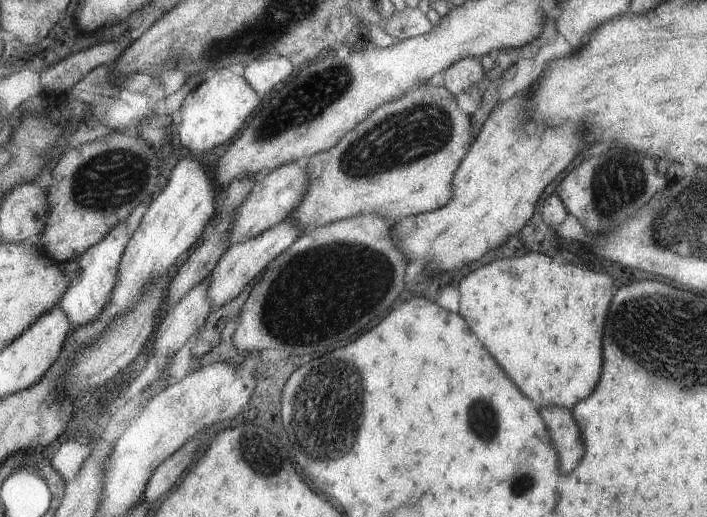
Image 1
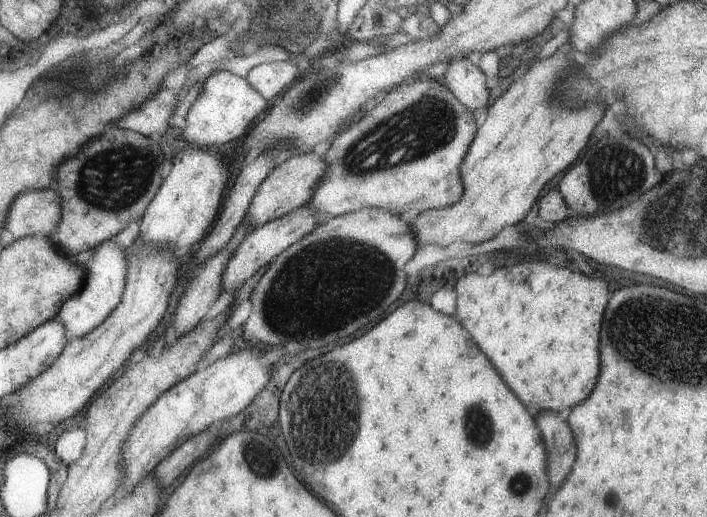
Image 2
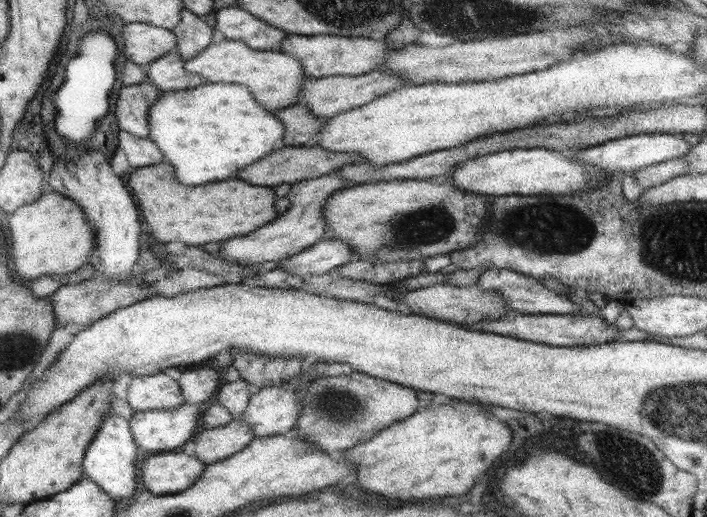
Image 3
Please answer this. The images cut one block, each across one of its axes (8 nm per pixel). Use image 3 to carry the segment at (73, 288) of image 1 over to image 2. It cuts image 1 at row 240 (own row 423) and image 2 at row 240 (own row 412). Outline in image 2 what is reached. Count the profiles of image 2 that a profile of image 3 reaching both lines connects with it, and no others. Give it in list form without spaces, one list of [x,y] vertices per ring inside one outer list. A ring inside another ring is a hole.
[[[117,238],[106,240],[100,244],[100,248],[95,248],[92,257],[87,260],[84,265],[85,279],[83,285],[79,291],[76,291],[63,305],[60,306],[57,318],[62,321],[65,329],[68,332],[69,337],[84,336],[86,333],[93,331],[99,324],[102,324],[103,320],[118,306],[118,303],[123,297],[123,292],[126,284],[127,277],[127,258],[125,256],[125,250],[119,245]]]

